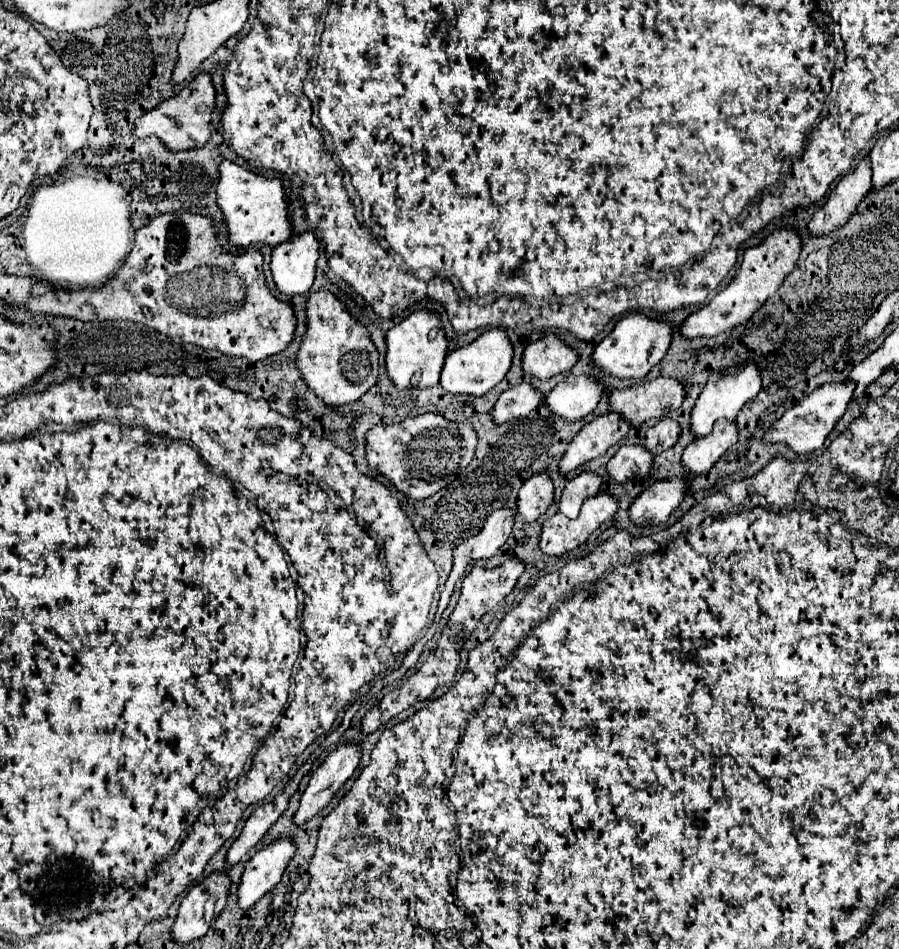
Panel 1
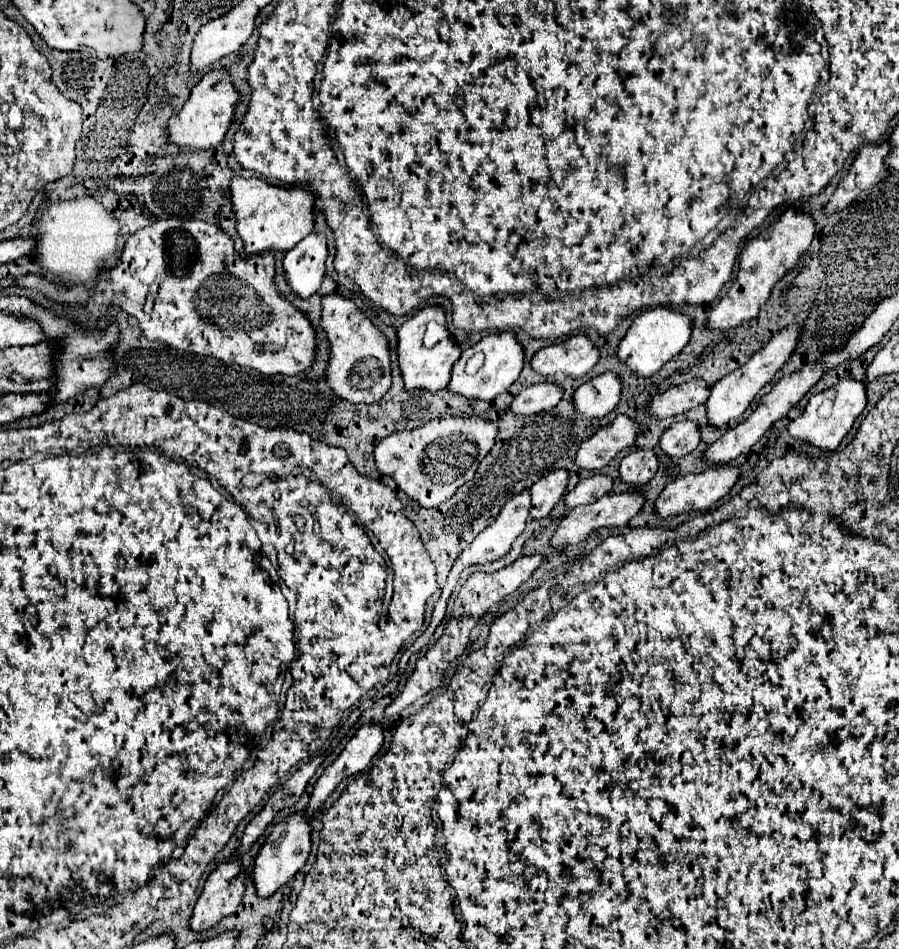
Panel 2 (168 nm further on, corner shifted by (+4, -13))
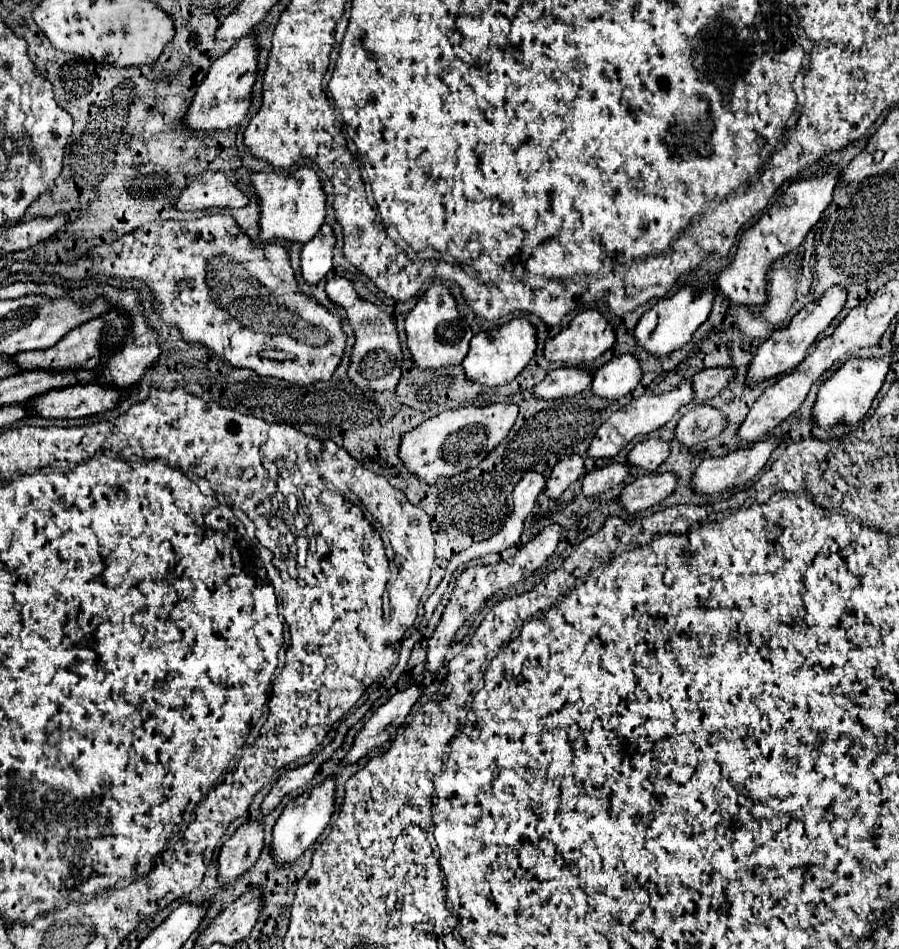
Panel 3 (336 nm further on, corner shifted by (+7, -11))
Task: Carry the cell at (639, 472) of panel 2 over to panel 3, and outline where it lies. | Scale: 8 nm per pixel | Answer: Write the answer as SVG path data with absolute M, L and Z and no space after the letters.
M647 439L647 441L635 443L635 447L627 455L627 461L633 467L653 473L667 459L667 455L669 455L669 443L661 439Z

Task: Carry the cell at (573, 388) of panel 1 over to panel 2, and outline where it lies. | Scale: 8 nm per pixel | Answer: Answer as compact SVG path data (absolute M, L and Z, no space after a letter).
M608 371L586 381L574 393L574 407L584 417L606 417L622 395L622 381L616 373Z

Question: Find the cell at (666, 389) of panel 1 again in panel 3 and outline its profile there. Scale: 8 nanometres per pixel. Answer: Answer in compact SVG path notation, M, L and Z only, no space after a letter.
M703 369L691 377L693 401L701 403L715 397L733 377L731 369Z

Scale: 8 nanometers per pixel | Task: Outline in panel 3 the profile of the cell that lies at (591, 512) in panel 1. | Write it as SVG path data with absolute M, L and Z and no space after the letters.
M673 473L643 475L643 477L635 479L633 483L625 485L623 491L619 493L617 501L629 515L635 515L647 507L653 507L667 495L671 495L673 487L675 487Z

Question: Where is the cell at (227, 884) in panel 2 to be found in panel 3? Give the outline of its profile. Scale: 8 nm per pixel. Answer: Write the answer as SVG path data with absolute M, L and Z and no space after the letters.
M259 823L241 825L229 841L221 847L217 881L231 885L245 871L249 871L263 849L263 827Z

